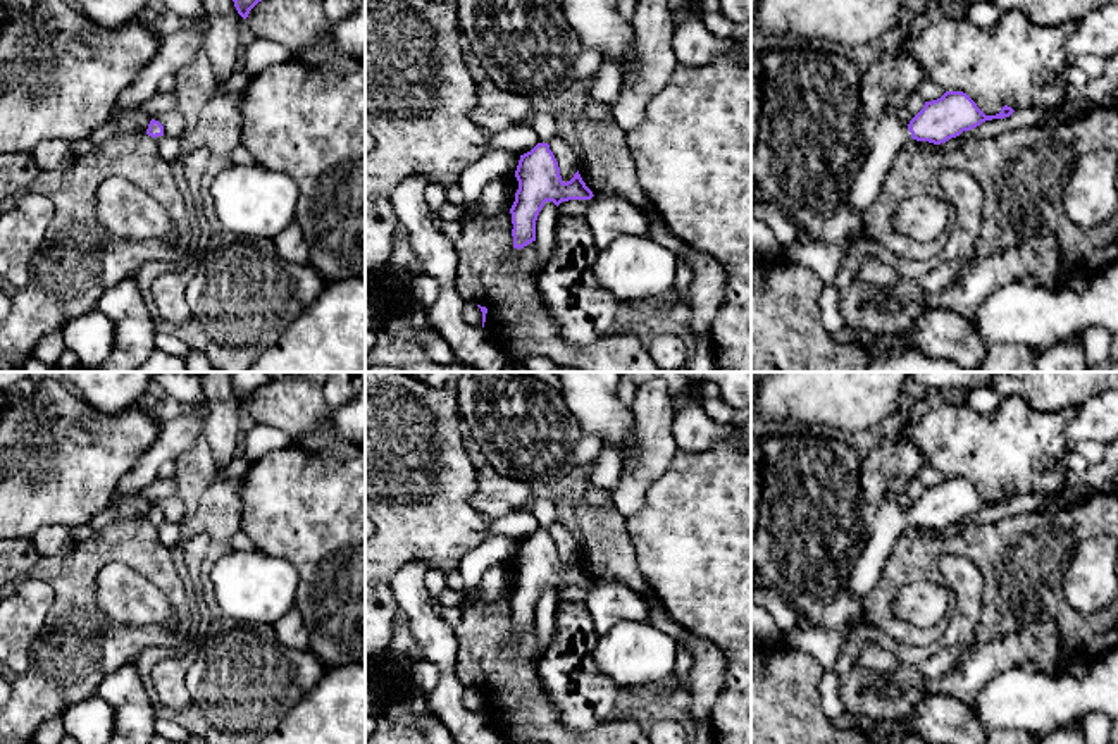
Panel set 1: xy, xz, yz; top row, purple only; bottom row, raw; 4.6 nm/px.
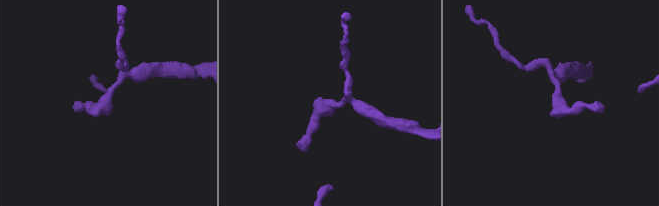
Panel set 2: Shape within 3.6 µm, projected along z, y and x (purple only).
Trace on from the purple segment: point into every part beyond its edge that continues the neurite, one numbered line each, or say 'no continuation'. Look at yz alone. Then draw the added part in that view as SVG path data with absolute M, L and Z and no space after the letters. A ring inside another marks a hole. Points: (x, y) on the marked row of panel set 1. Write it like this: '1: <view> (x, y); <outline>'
1: yz (891, 133); M884 114L875 122L873 141L863 169L849 189L849 205L863 214L880 195L898 152L911 140L908 124L896 114Z

